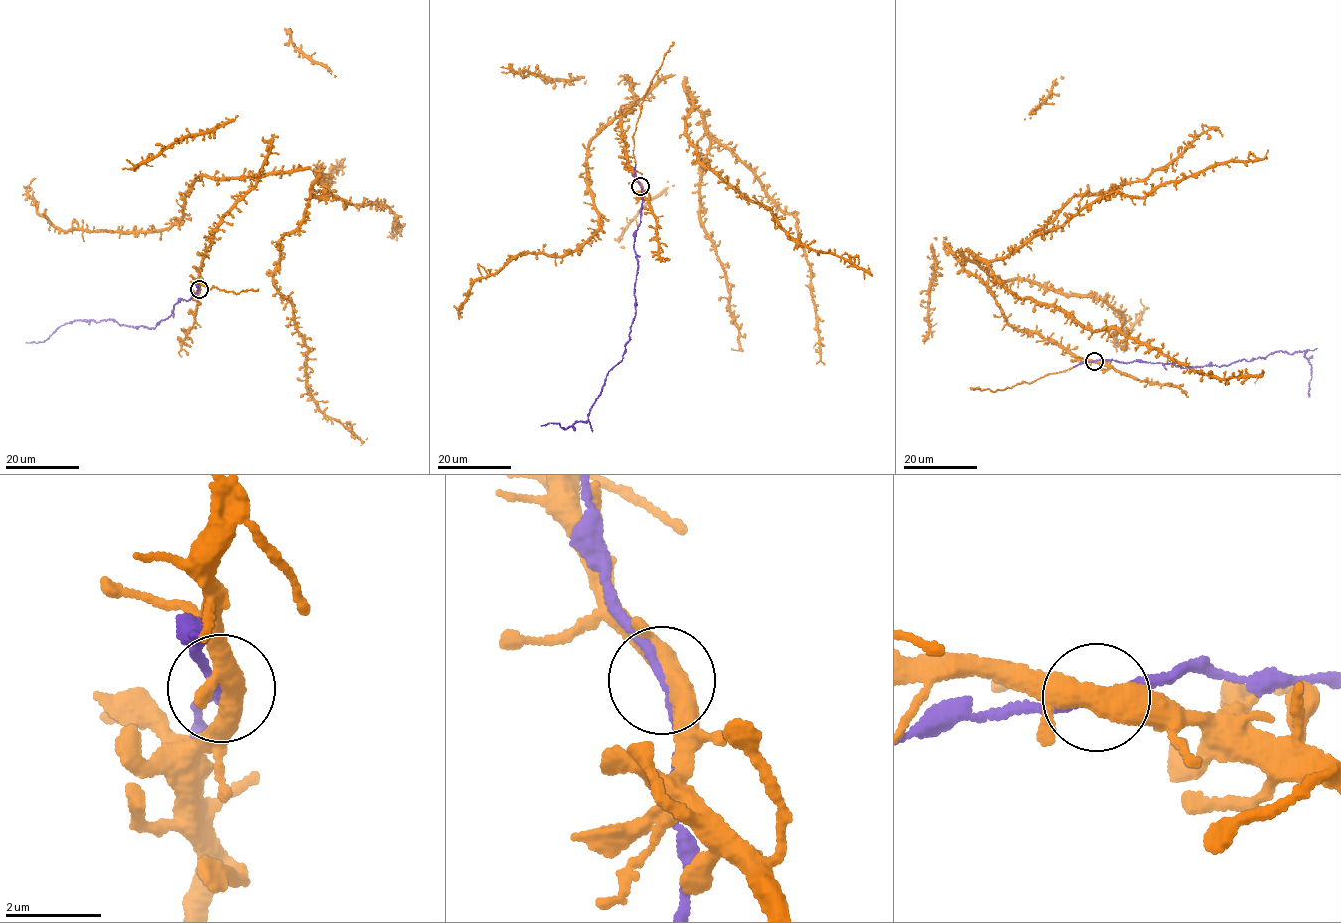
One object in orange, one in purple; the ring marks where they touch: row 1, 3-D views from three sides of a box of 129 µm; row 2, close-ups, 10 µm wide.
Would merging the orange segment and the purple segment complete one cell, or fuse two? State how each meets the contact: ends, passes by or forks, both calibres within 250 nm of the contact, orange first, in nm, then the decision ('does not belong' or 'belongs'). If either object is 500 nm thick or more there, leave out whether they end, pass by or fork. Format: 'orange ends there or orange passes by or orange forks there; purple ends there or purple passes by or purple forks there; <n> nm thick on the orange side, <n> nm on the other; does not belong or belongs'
orange forks there; purple passes by; 400 nm thick on the orange side, 190 nm on the other; belongs

